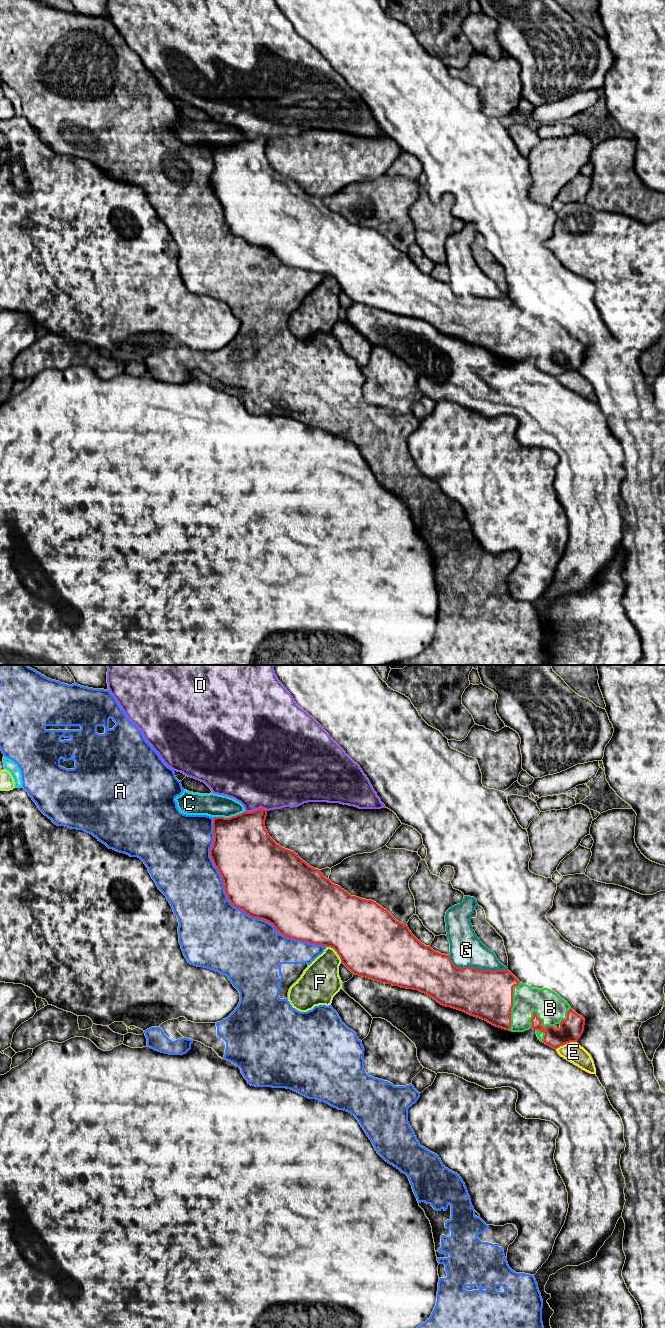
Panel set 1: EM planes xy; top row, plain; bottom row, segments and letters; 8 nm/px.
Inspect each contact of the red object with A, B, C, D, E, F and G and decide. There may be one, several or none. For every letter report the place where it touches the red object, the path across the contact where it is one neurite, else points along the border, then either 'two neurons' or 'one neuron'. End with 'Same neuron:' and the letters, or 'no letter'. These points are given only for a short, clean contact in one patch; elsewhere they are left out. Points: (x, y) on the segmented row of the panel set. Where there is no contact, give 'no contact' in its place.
A: meets red in xy at (236, 907); two neurons
B: meets red in xy at (512, 1005); one neuron
C: meets red in xy at (230, 817); two neurons
D: meets red in xy at (256, 810); two neurons
E: meets red in xy at (566, 1043); two neurons
F: meets red in xy at (336, 951); two neurons
G: meets red in xy at (475, 968); two neurons
Same neuron: B

